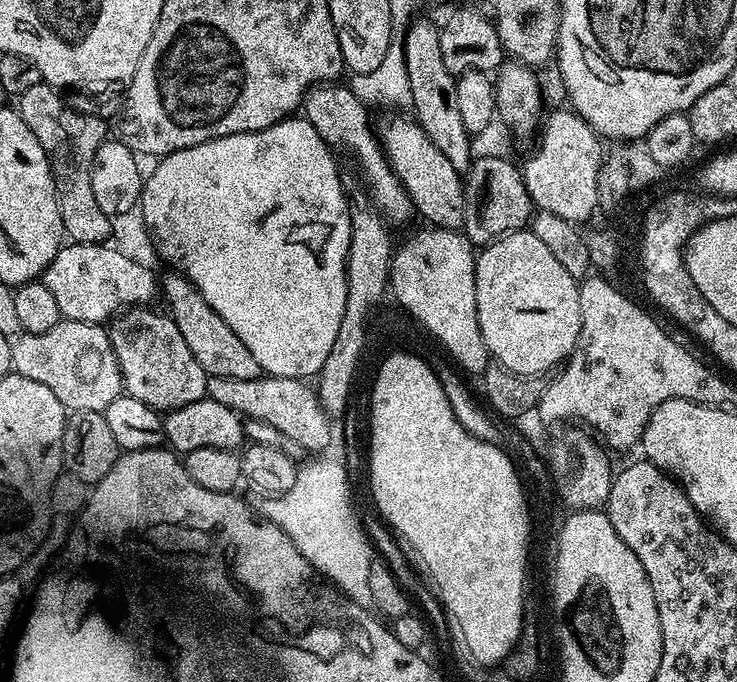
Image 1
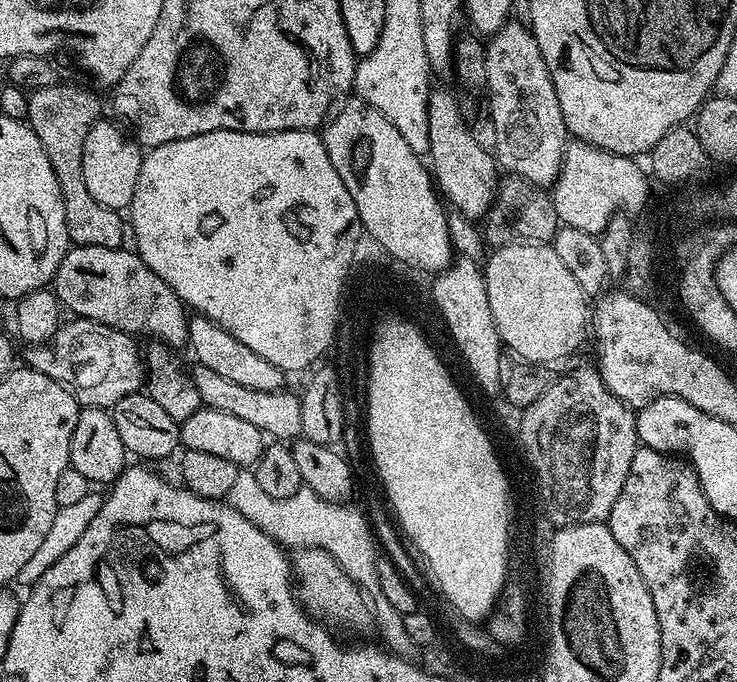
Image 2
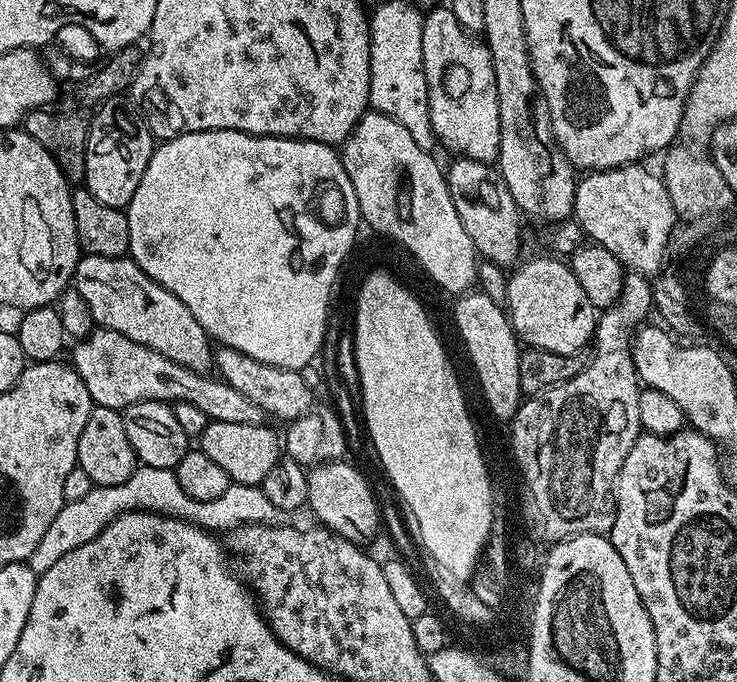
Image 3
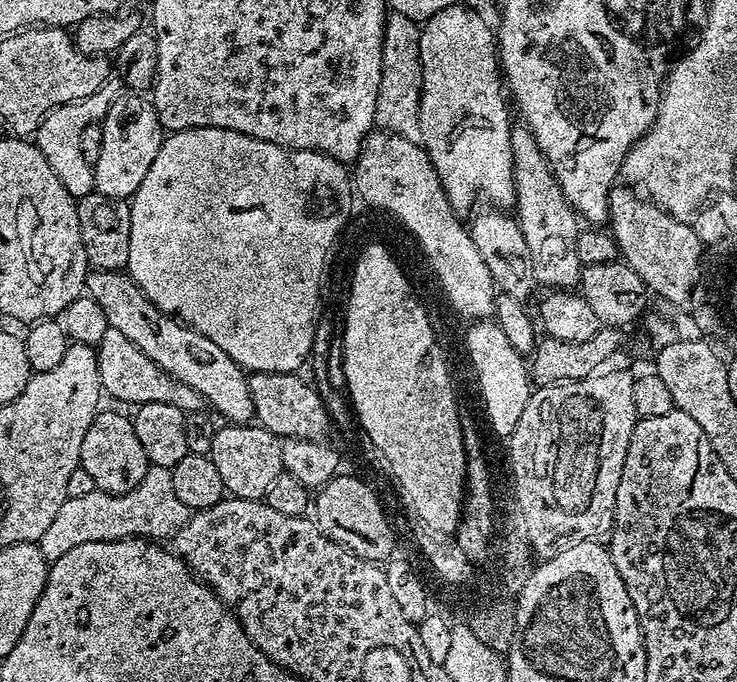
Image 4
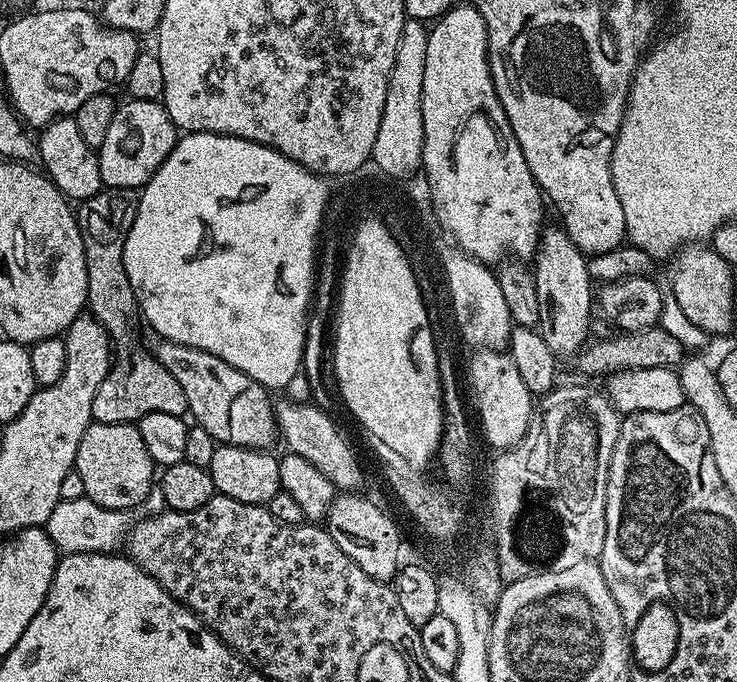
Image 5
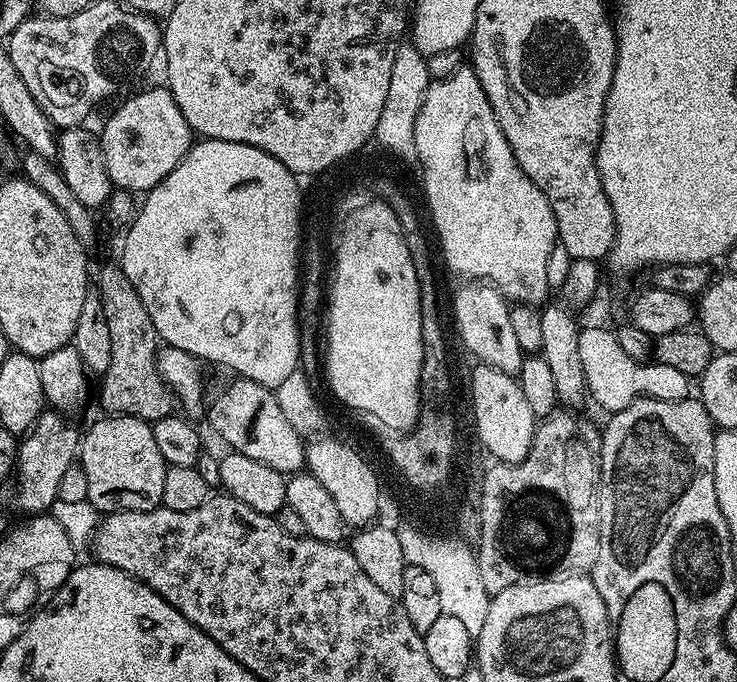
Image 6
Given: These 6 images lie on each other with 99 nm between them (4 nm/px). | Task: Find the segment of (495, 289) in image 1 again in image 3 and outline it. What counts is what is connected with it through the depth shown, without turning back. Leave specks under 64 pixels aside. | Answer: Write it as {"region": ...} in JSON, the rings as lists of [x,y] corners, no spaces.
{"region":[[[536,256],[528,261],[525,259],[511,269],[507,277],[506,311],[517,337],[527,347],[572,356],[587,349],[587,344],[589,347],[595,337],[598,309],[590,302],[590,298],[586,298],[571,267],[563,259],[548,256]]]}

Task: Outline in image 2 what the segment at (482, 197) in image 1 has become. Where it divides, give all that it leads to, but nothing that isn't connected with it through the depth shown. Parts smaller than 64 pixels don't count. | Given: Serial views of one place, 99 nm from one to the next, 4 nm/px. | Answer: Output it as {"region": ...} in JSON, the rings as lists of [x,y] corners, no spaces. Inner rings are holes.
{"region":[[[505,175],[496,189],[496,199],[482,224],[482,235],[492,246],[523,242],[551,244],[562,225],[556,213],[550,210],[550,196],[523,176]],[[505,179],[505,180],[504,180]],[[485,223],[485,224],[484,224]]]}

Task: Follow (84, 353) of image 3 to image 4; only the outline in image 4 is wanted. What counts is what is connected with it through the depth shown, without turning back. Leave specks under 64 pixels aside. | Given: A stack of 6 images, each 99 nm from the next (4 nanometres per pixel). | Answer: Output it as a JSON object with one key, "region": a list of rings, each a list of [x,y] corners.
{"region":[[[105,328],[99,333],[100,344],[96,348],[98,358],[98,374],[100,375],[100,387],[105,393],[108,392],[116,400],[121,400],[124,404],[139,406],[150,402],[166,402],[170,406],[178,406],[185,414],[189,412],[199,412],[205,407],[202,394],[196,390],[190,390],[186,382],[178,382],[178,378],[171,376],[162,366],[150,362],[130,338],[126,338],[119,330]]]}

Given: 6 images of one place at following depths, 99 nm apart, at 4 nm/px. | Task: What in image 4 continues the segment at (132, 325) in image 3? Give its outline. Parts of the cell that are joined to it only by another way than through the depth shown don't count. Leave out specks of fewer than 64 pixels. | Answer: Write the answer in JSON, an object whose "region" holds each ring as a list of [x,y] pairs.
{"region":[[[120,270],[89,271],[86,292],[87,295],[94,298],[94,302],[98,302],[98,306],[102,306],[102,314],[106,318],[109,328],[119,330],[124,337],[130,338],[130,342],[134,342],[134,346],[138,346],[138,350],[142,350],[142,354],[146,354],[146,358],[150,358],[150,362],[162,366],[162,370],[166,370],[171,376],[178,378],[178,382],[186,382],[186,386],[190,386],[190,390],[196,390],[198,394],[202,394],[205,405],[209,409],[212,407],[211,411],[217,417],[220,415],[224,419],[221,421],[228,424],[246,424],[255,417],[252,391],[248,385],[245,369],[233,362],[221,348],[214,346],[214,342],[210,342],[210,338],[198,334],[188,325],[182,324],[179,320],[156,309],[145,298],[142,290],[134,283],[131,276]]]}

